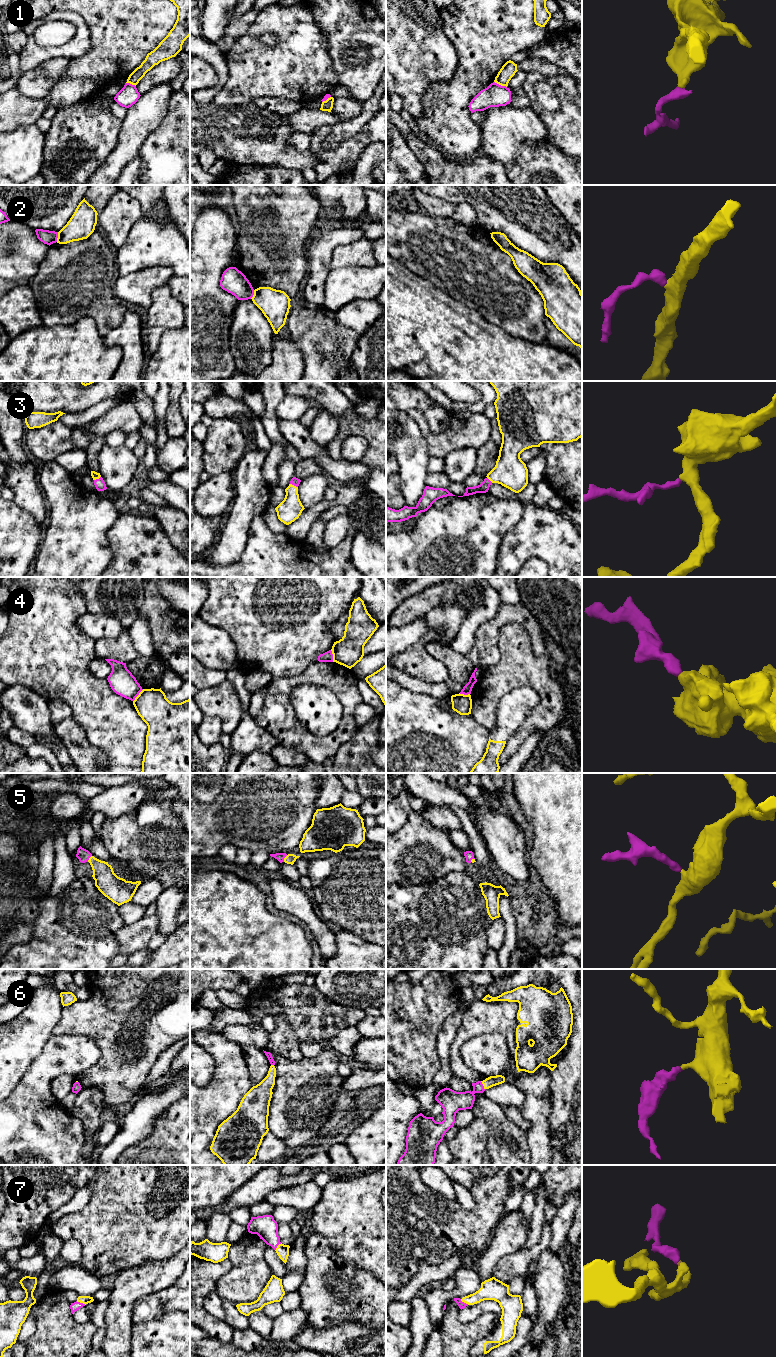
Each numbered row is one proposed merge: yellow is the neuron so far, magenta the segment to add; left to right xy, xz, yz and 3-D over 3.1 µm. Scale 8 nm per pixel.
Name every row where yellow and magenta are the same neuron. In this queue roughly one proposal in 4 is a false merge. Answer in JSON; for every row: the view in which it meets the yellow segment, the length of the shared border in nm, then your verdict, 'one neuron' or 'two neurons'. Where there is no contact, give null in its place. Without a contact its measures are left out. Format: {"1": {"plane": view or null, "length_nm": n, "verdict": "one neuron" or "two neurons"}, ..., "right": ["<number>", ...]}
{"1": {"plane": "yz", "length_nm": 120, "verdict": "two neurons"}, "2": {"plane": "xy", "length_nm": 80, "verdict": "one neuron"}, "3": {"plane": "xz", "length_nm": 70, "verdict": "one neuron"}, "4": {"plane": "xy", "length_nm": 130, "verdict": "two neurons"}, "5": {"plane": "xz", "length_nm": 70, "verdict": "one neuron"}, "6": {"plane": "yz", "length_nm": 80, "verdict": "one neuron"}, "7": {"plane": "xy", "length_nm": 80, "verdict": "one neuron"}, "right": ["2", "3", "5", "6", "7"]}

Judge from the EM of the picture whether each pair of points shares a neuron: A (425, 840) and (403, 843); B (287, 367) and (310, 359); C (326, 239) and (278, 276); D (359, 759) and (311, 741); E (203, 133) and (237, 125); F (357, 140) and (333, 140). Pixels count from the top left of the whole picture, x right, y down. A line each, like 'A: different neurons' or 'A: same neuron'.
A: same neuron
B: different neurons
C: different neurons
D: different neurons
E: same neuron
F: different neurons

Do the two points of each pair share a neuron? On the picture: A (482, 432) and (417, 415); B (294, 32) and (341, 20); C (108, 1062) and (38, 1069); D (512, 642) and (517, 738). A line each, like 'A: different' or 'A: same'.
A: same
B: different
C: different
D: same

